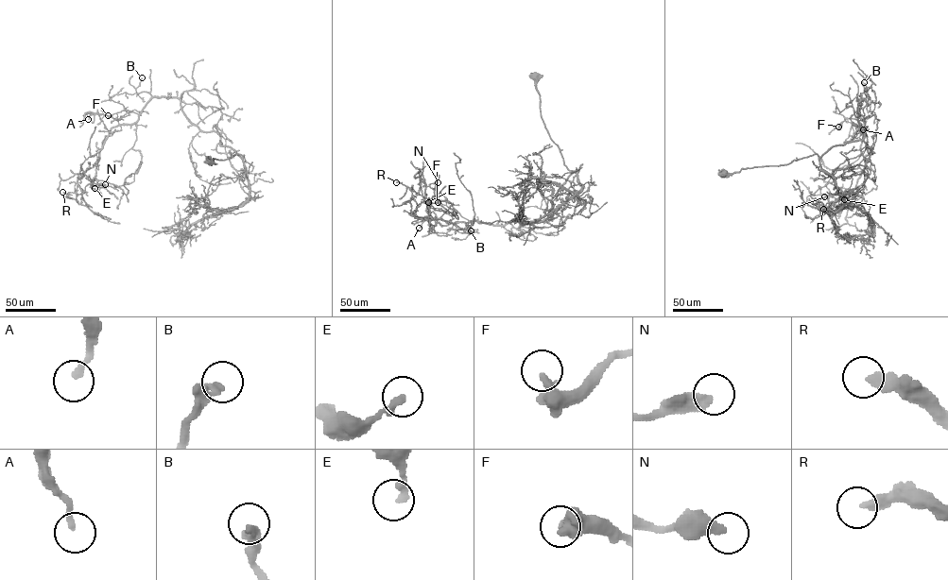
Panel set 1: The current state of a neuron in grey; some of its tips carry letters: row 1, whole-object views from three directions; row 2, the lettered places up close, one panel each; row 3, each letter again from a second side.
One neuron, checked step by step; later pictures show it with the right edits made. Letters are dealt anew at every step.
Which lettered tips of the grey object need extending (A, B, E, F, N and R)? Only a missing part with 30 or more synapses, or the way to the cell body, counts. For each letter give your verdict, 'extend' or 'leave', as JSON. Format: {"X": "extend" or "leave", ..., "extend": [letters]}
{"A": "leave", "B": "extend", "E": "leave", "F": "leave", "N": "leave", "R": "leave", "extend": ["B"]}

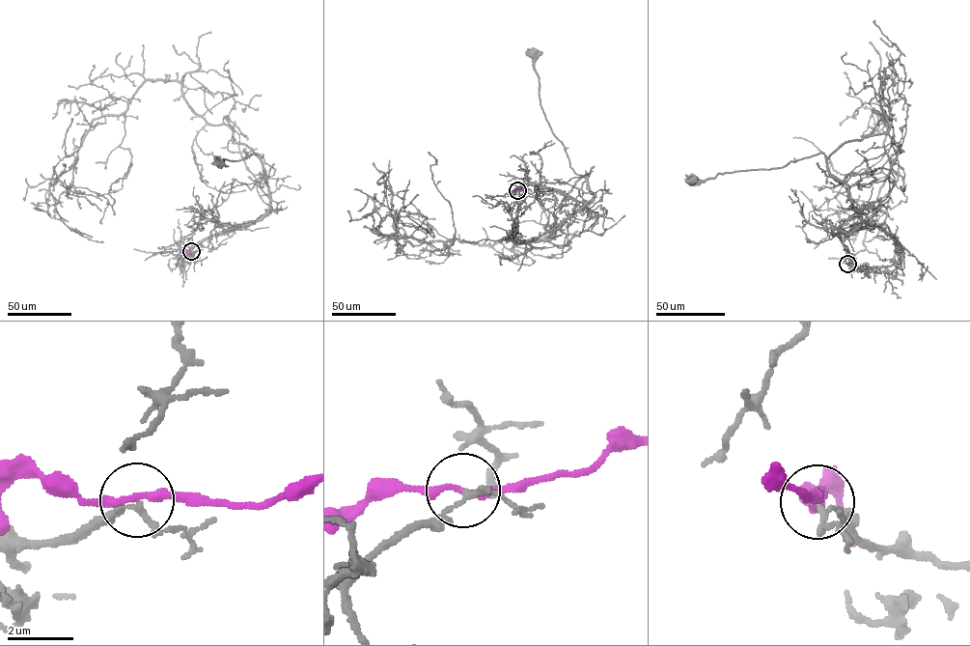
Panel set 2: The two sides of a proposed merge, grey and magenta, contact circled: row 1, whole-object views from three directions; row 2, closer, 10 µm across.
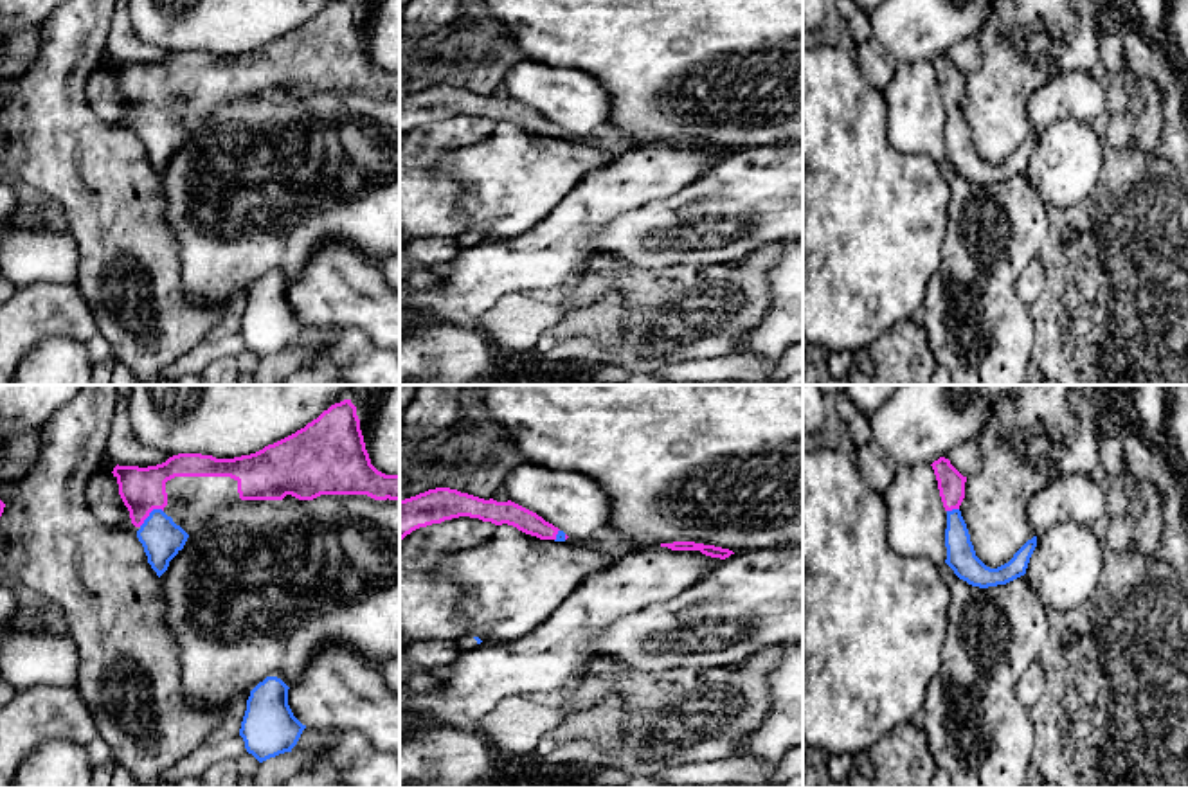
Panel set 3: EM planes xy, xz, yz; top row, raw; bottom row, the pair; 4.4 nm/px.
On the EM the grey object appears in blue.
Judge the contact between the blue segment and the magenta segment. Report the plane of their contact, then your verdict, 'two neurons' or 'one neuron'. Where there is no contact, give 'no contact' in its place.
xy | one neuron

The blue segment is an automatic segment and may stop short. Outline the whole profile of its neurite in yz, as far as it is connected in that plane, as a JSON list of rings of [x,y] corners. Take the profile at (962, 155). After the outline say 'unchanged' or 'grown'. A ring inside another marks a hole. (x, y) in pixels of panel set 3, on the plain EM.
[[[940,54],[931,63],[938,77],[943,104],[947,108],[945,160],[954,167],[954,171],[968,182],[979,185],[1006,182],[1024,173],[1030,155],[1037,144],[1037,133],[1028,137],[1008,160],[997,166],[986,164],[976,153],[967,121],[959,108],[959,103],[965,95],[967,74],[963,74],[945,54]]]; grown

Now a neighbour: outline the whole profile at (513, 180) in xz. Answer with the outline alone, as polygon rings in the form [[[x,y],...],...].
[[[502,121],[488,140],[441,155],[436,169],[459,184],[457,207],[470,219],[466,232],[484,241],[531,230],[585,176],[616,158]]]

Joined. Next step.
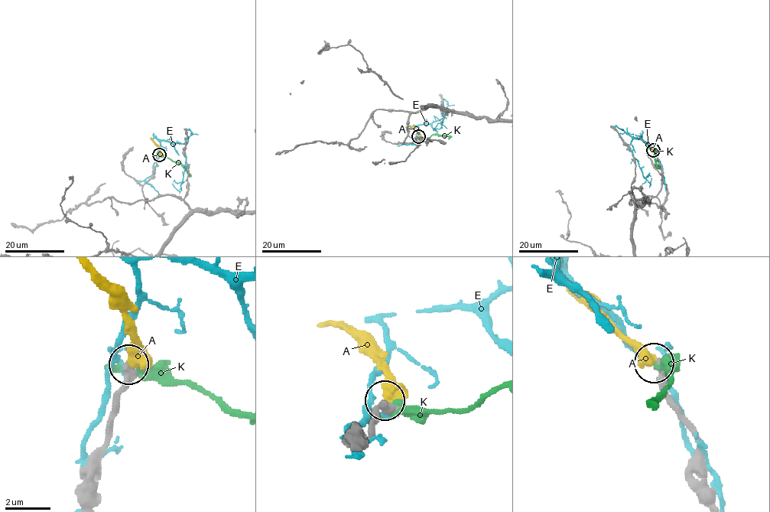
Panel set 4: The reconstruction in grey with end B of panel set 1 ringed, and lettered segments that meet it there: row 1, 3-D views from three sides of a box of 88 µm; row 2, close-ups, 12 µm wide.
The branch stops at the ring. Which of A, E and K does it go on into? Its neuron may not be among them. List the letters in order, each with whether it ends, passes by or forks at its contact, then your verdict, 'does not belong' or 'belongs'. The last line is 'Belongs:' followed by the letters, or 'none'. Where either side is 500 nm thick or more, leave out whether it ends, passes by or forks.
A: belongs
E: it passes by; does not belong
K: it passes by; does not belong
Belongs: A

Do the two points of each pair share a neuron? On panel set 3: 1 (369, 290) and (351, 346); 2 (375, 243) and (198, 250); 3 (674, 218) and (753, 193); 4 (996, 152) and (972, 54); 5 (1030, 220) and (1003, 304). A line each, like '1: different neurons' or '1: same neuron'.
1: different neurons
2: same neuron
3: same neuron
4: different neurons
5: same neuron

